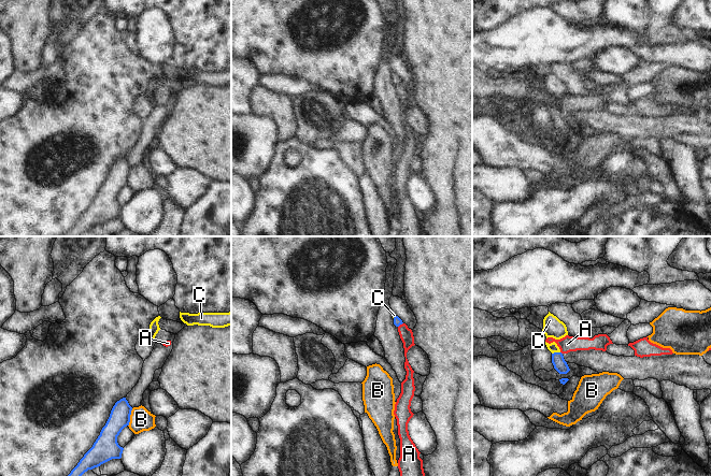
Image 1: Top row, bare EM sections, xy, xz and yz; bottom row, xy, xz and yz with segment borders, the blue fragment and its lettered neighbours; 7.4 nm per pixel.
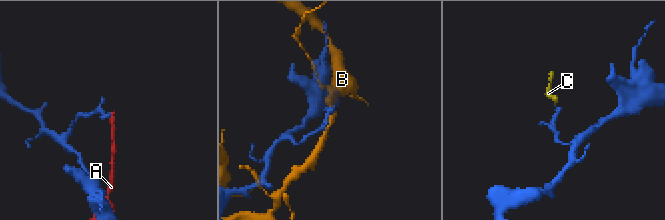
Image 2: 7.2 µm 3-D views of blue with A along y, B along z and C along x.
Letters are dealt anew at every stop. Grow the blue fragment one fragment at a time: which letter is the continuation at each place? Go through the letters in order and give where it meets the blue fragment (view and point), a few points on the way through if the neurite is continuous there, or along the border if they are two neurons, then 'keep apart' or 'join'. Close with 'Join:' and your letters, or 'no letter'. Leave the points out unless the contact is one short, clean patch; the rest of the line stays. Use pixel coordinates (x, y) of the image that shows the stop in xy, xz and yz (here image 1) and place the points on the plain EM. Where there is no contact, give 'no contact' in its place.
A: contact xz (400, 83); keep apart
B: contact xy (129, 176); keep apart
C: contact yz (555, 112); way yz (560, 125), (555, 112), (553, 106); join
Join: C

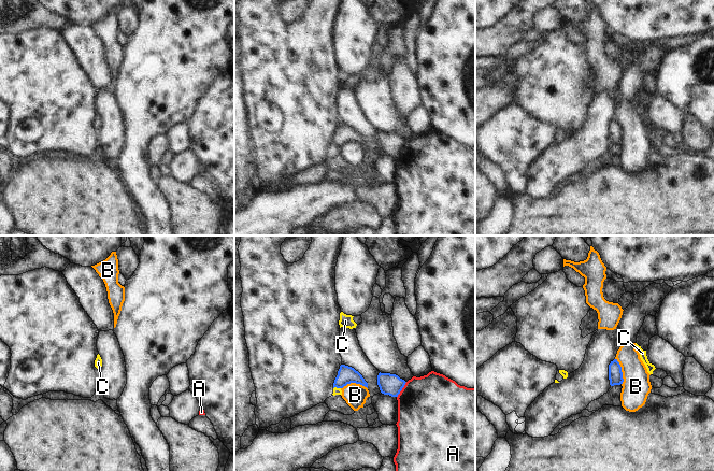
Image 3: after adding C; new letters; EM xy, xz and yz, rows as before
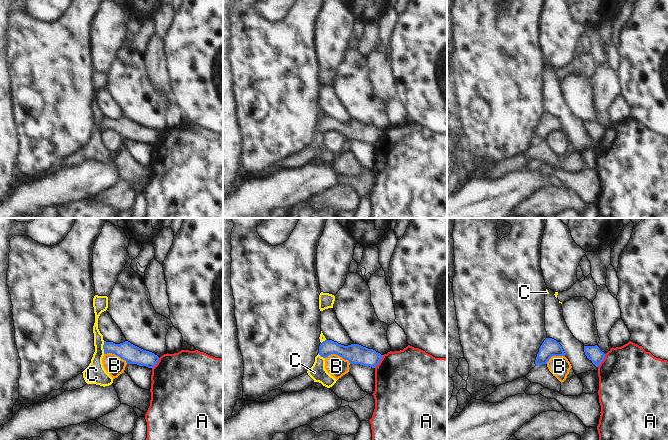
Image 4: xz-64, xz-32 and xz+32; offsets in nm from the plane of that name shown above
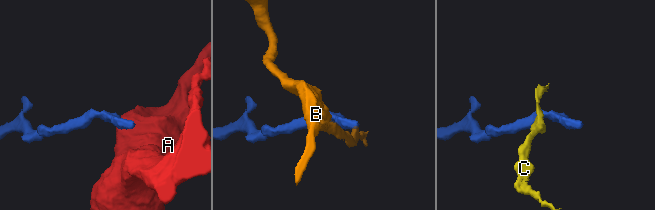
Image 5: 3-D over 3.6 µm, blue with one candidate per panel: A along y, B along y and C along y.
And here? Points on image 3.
A: contact xz (401, 148); border xz (407, 141), (397, 156); keep apart
B: contact xz (354, 141); keep apart
C: contact xz (337, 146); border xz (340, 146), (333, 147); keep apart
Join: no letter

